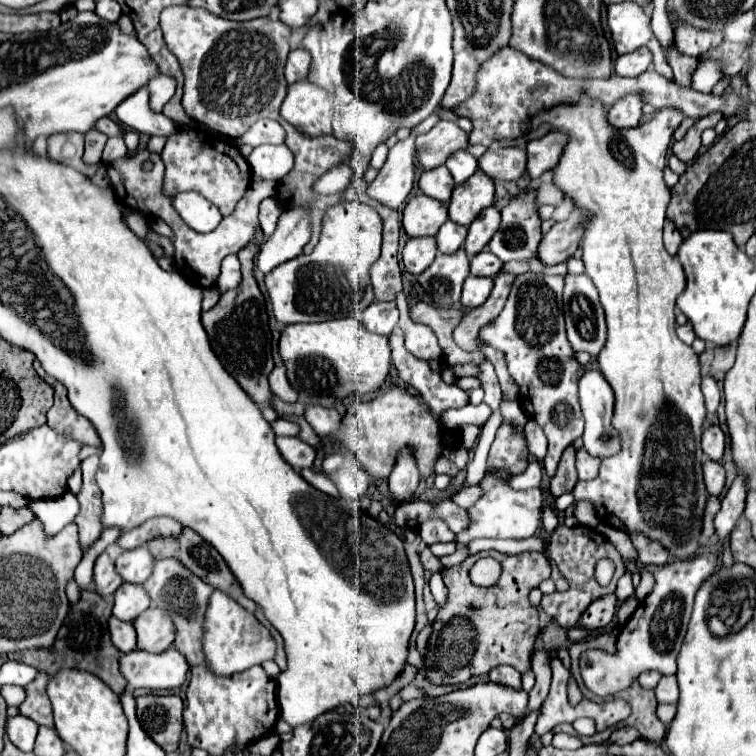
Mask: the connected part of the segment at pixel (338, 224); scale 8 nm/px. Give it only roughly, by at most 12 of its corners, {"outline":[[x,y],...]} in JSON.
{"outline":[[329,206],[315,250],[265,276],[277,322],[359,316],[381,216]]}

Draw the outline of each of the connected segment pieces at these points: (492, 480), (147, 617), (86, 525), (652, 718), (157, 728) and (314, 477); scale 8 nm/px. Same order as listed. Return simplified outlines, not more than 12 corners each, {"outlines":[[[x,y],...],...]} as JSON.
{"outlines":[[[487,470],[455,540],[529,538],[541,490],[513,490]],[[147,608],[135,622],[137,648],[163,652],[175,626],[161,608]],[[97,456],[81,462],[83,488],[75,522],[83,552],[101,536]],[[635,682],[625,690],[633,708],[625,726],[659,744],[667,728],[655,714],[655,692]],[[139,696],[141,728],[169,754],[183,730],[183,700]],[[311,468],[301,474],[313,488],[339,496],[335,484],[327,474]]]}

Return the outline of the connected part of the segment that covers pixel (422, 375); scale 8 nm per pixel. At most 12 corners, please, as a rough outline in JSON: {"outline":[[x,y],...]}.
{"outline":[[399,326],[389,336],[399,378],[435,418],[463,408],[467,394],[407,352]]}

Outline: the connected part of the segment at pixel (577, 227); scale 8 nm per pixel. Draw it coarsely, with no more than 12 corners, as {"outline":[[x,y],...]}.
{"outline":[[575,208],[543,236],[537,258],[561,264],[577,250],[583,210]]}

